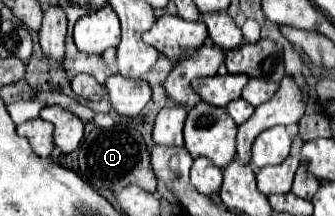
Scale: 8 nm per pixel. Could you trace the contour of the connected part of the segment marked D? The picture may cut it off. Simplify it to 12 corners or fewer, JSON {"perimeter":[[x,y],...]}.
{"perimeter":[[130,126],[92,130],[78,152],[96,190],[156,192],[144,138]]}

